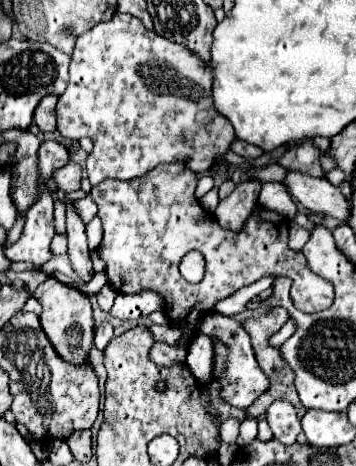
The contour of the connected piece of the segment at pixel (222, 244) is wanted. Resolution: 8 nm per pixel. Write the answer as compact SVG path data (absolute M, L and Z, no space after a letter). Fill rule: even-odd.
M160 164L140 178L124 182L104 180L90 190L104 224L104 238L98 246L98 254L106 262L106 276L116 292L158 292L164 300L170 324L182 328L186 334L182 344L196 334L200 318L206 316L216 302L262 276L290 278L291 299L302 312L326 310L332 304L332 284L310 272L306 258L288 248L288 218L256 206L240 232L222 230L194 198L194 186L194 172L186 166ZM190 250L198 250L206 260L206 274L200 284L186 282L178 270L180 260Z

